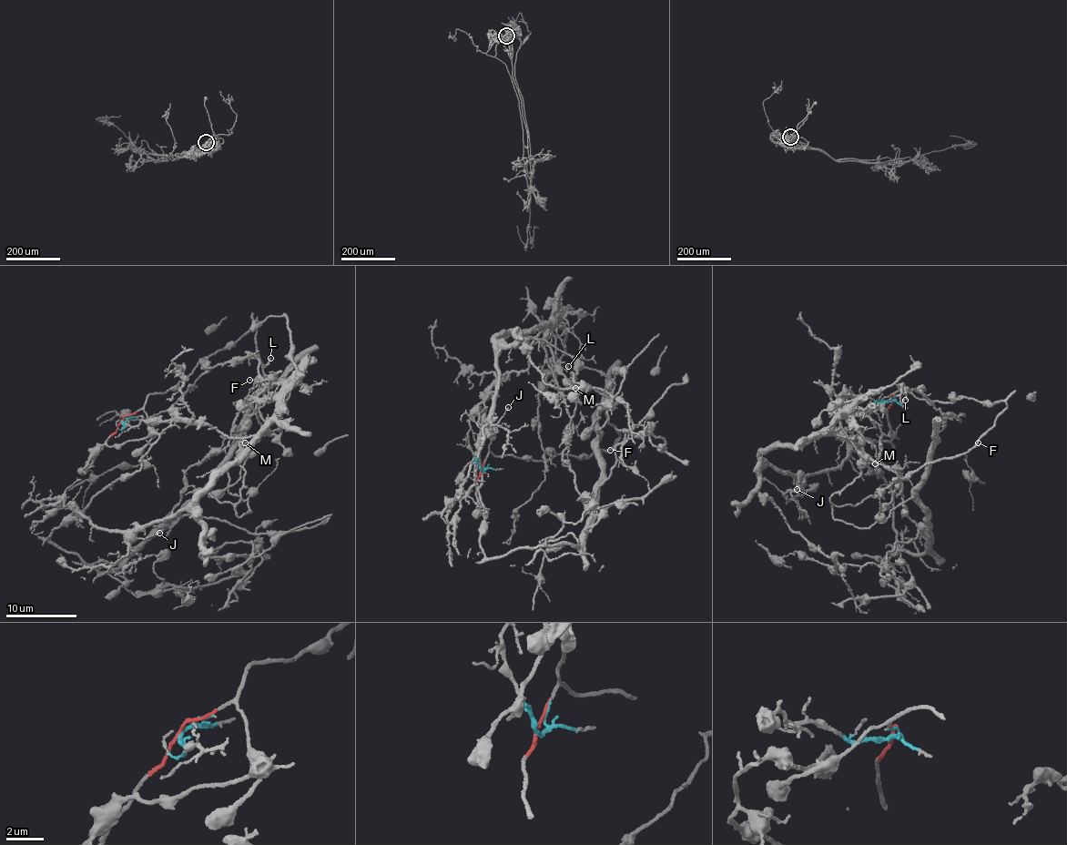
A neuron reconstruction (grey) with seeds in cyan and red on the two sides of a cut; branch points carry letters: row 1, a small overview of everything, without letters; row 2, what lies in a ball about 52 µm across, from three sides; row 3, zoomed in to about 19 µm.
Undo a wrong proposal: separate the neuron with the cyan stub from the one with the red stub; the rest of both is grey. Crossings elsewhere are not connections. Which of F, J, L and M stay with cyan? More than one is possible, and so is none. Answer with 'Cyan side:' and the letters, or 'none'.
Cyan side: J, L, M

